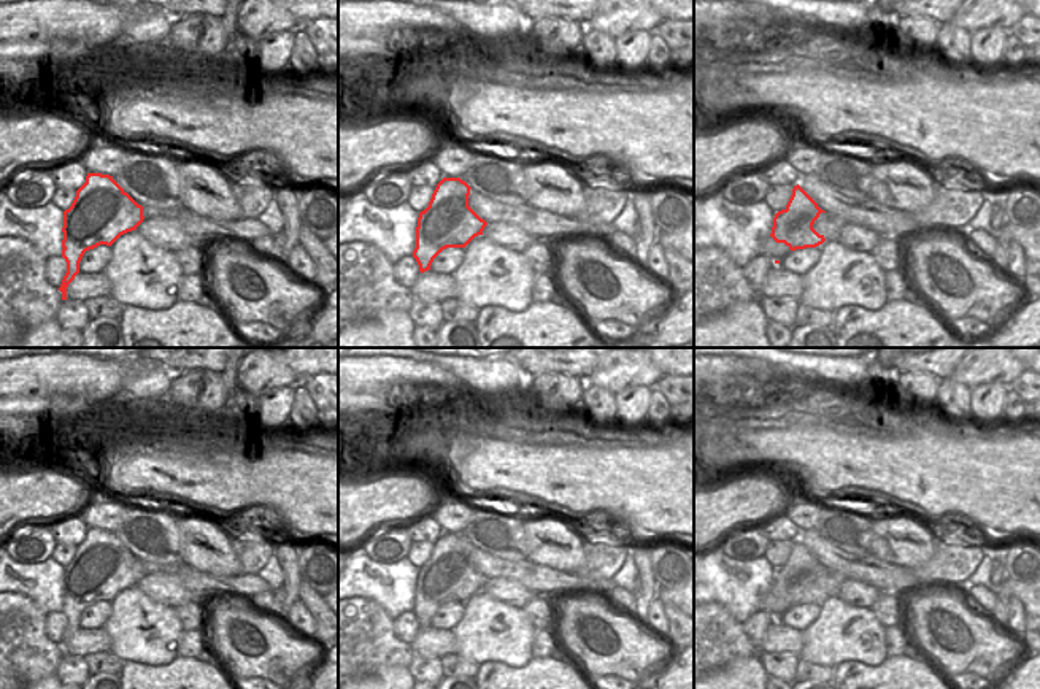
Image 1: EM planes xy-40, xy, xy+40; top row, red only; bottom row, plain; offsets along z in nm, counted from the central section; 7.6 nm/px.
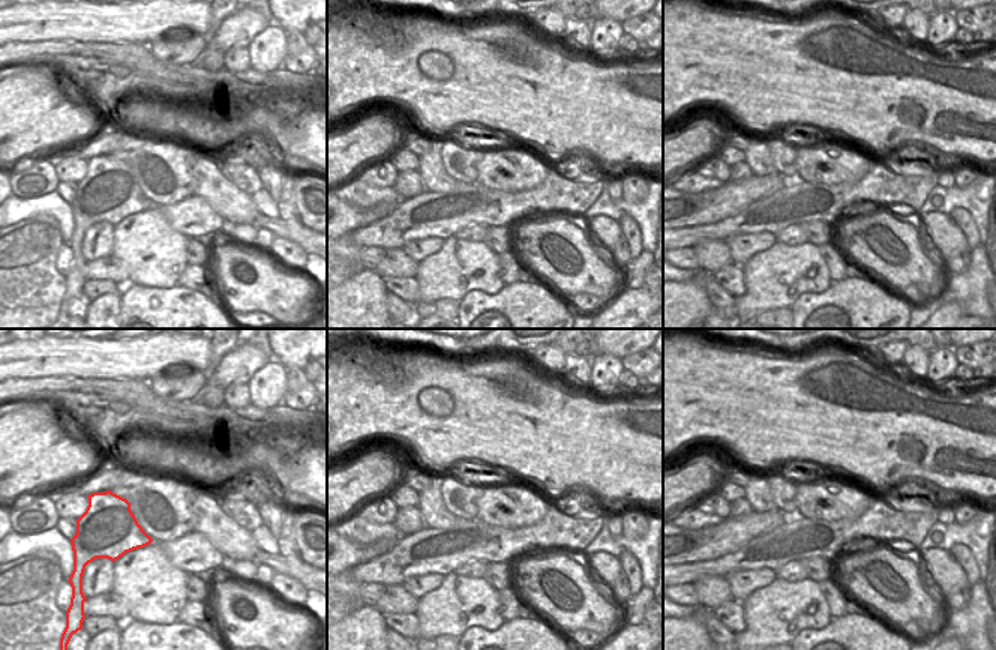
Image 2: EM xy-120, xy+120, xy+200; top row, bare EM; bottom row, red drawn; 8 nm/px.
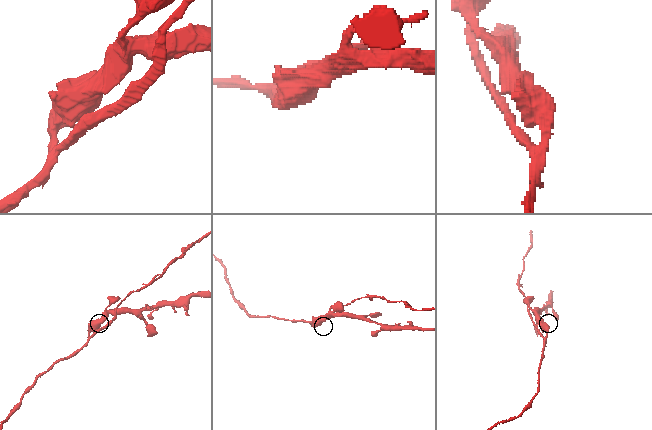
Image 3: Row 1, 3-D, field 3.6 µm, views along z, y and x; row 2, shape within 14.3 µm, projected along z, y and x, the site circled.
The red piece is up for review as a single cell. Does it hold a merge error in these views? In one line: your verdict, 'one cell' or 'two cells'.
two cells

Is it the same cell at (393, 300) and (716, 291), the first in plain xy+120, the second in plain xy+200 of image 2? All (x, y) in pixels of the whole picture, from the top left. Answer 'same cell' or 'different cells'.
same cell

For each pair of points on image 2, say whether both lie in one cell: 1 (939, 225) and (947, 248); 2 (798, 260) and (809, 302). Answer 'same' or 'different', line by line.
1: same
2: different

